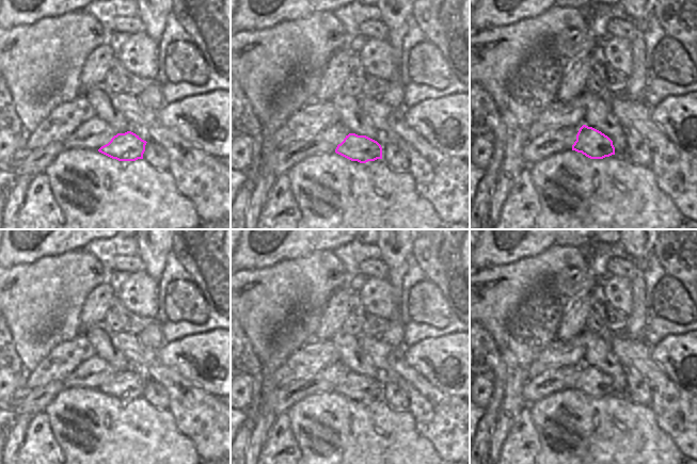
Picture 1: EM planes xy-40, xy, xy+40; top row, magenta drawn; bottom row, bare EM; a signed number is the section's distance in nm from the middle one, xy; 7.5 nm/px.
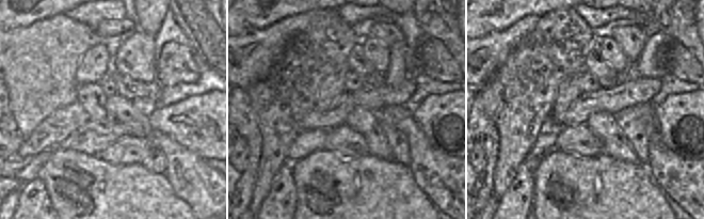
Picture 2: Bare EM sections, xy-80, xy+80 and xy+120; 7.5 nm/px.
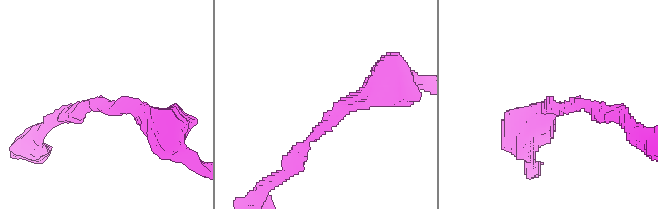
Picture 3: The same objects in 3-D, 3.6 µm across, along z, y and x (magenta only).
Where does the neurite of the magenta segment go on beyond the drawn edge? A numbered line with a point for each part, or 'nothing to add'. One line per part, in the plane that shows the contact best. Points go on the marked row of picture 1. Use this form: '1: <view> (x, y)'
nothing to add

